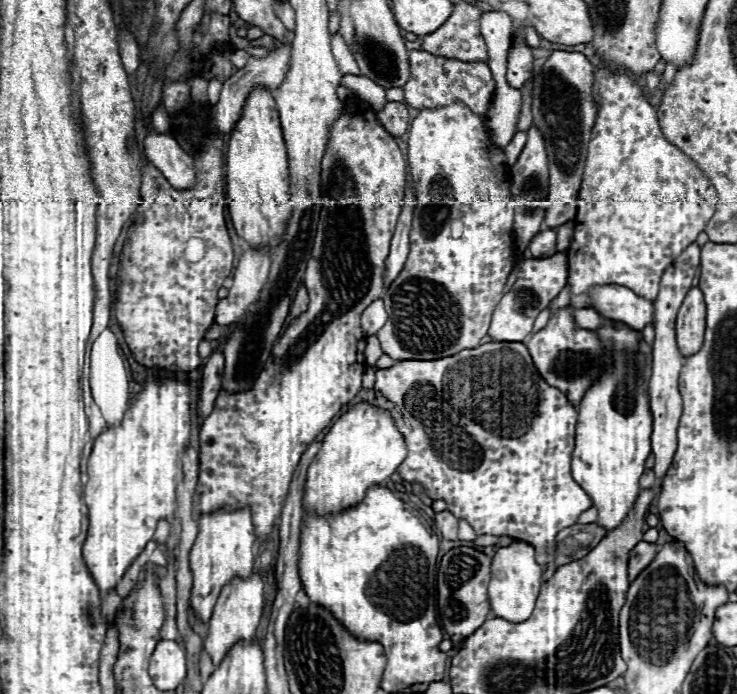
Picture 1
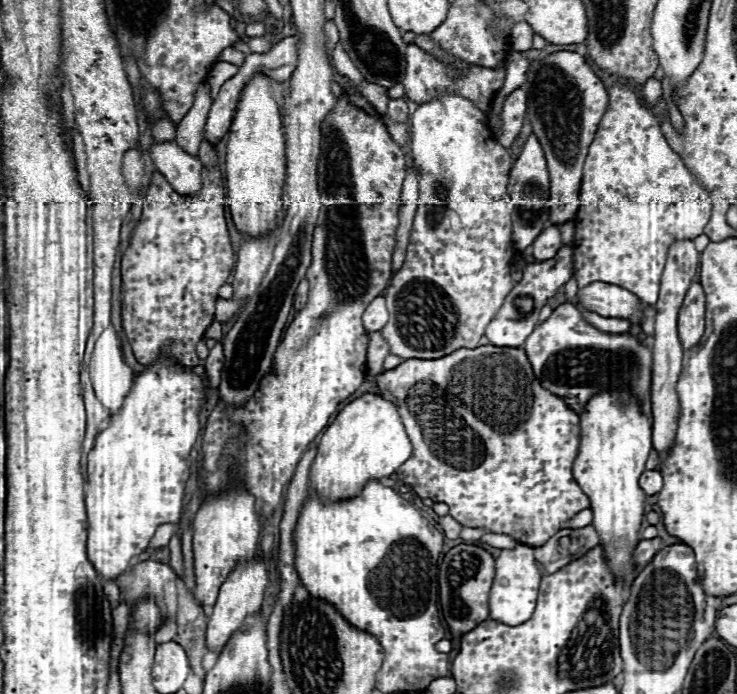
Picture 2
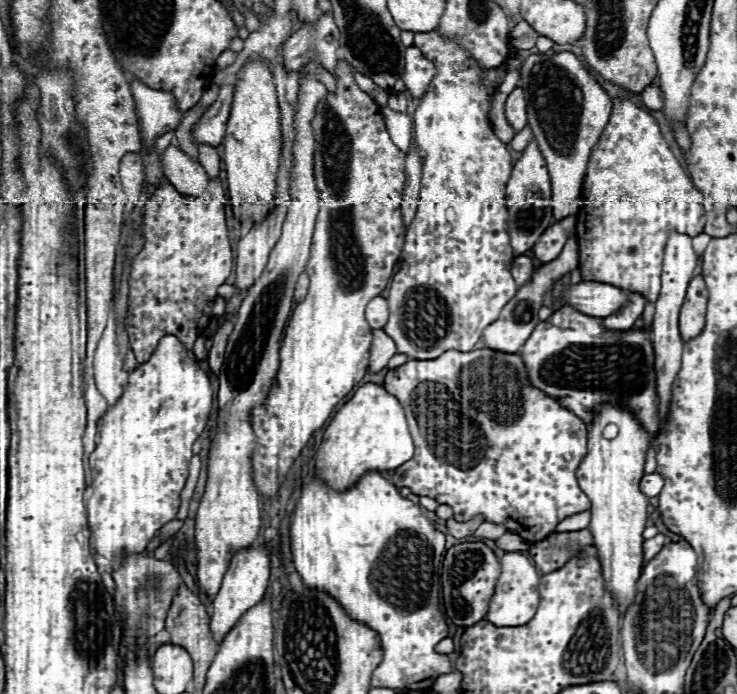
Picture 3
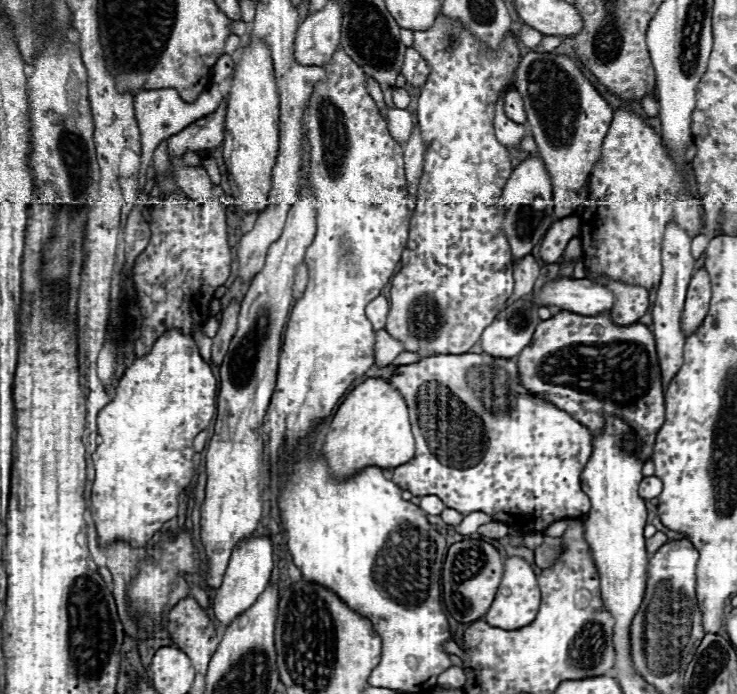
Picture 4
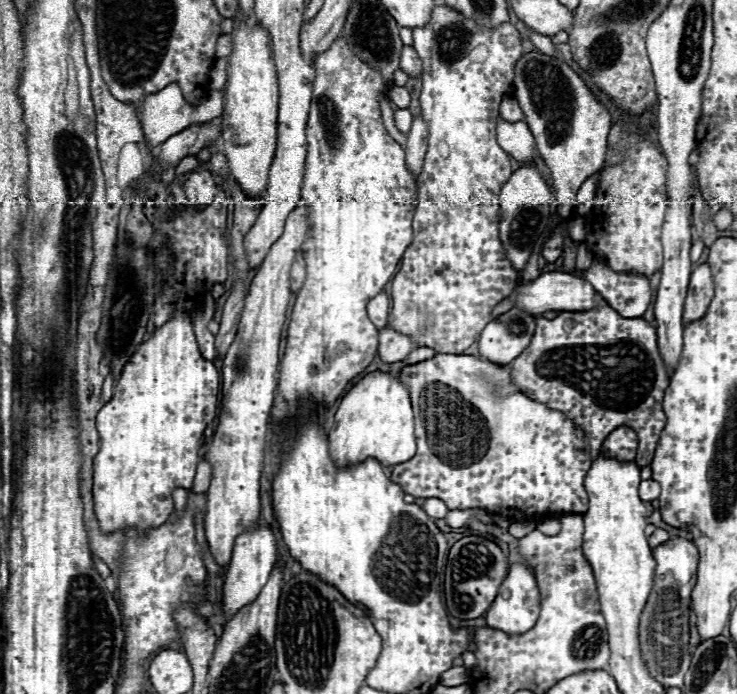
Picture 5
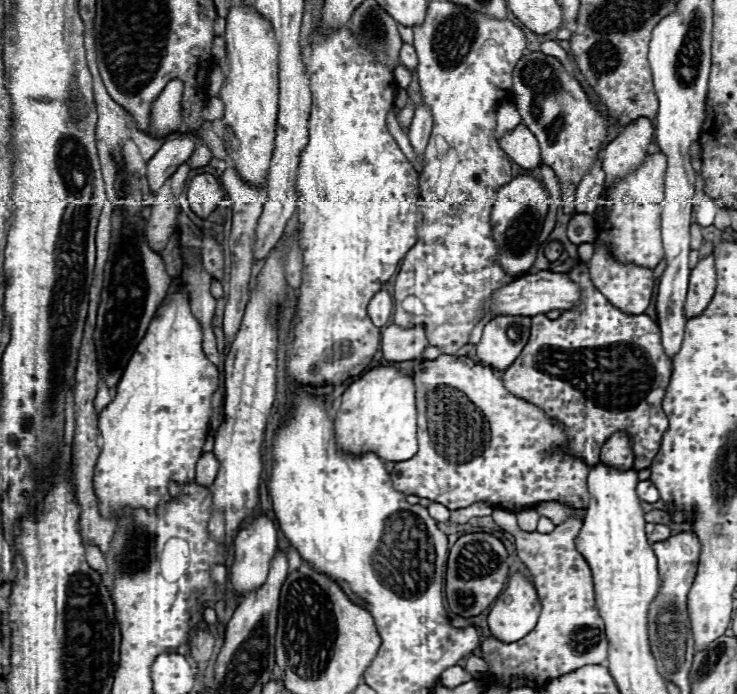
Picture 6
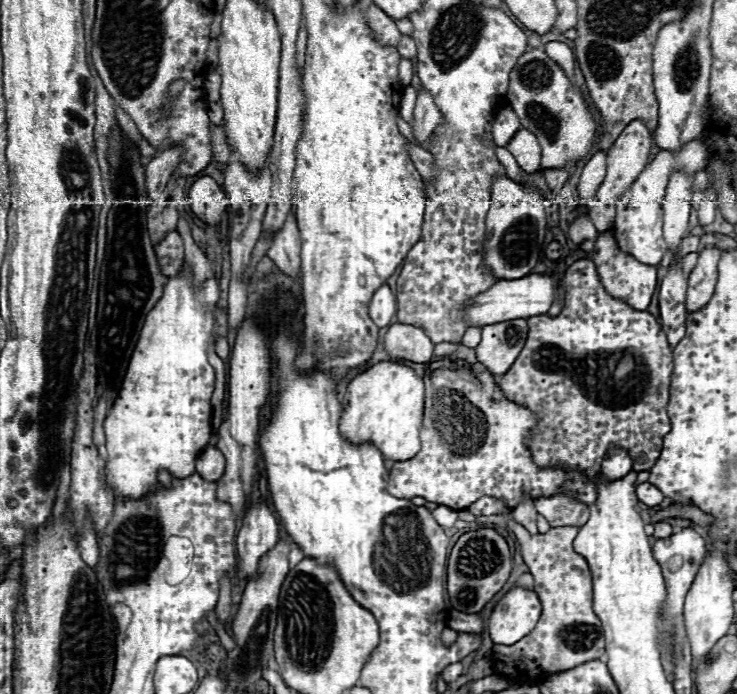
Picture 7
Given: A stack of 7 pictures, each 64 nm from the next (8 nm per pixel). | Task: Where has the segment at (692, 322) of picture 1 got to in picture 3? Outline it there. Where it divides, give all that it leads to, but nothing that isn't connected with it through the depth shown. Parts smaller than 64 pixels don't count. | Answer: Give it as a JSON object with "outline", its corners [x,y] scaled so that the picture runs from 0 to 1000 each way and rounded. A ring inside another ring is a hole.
{"outline":[[[947,395],[936,403],[928,441],[923,447],[923,481],[928,493],[947,484],[955,470],[955,452],[961,441],[961,415],[955,398]]]}

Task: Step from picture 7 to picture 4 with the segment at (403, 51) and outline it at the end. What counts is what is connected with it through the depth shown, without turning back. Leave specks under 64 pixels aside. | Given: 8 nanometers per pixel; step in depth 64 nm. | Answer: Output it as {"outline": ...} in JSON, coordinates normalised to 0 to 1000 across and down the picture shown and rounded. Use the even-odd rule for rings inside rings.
{"outline":[[[551,69],[551,81],[548,81],[548,95],[545,95],[545,107],[551,110],[551,115],[559,124],[573,124],[578,118],[583,98],[578,95],[575,84],[562,72],[562,69]]]}

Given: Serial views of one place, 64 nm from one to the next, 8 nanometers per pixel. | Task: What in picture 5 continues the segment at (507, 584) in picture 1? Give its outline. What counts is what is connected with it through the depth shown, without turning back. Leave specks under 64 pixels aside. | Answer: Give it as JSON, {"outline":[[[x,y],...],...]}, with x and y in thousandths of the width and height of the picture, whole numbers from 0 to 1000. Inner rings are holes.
{"outline":[[[695,813],[687,836],[678,844],[673,865],[668,867],[668,873],[659,882],[662,905],[687,911],[689,916],[703,916],[703,914],[711,914],[711,911],[725,905],[730,885],[733,885],[733,856],[730,856],[727,836],[725,836],[722,824],[708,813]]]}

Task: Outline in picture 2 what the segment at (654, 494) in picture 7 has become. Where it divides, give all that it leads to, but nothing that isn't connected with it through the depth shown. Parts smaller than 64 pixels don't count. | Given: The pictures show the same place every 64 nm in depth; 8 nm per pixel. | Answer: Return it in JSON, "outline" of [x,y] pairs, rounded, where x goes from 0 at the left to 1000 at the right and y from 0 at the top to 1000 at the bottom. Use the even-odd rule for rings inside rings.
{"outline":[[[877,677],[868,689],[868,703],[877,709],[877,715],[887,715],[898,703],[898,683],[893,677]]]}

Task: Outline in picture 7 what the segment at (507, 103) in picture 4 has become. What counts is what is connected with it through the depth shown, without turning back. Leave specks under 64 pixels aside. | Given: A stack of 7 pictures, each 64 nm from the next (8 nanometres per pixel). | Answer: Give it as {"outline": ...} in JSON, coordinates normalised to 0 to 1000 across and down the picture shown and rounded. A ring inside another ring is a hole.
{"outline":[[[681,156],[676,159],[670,176],[668,176],[668,196],[670,196],[670,207],[673,210],[687,210],[697,193],[706,187],[706,176],[700,170],[700,164],[692,156]]]}

